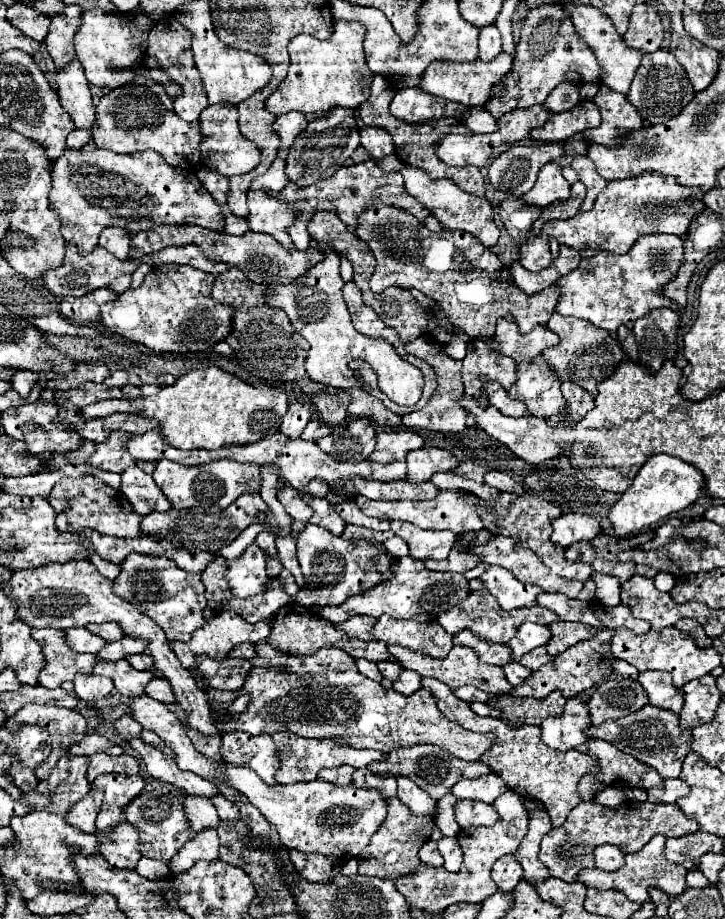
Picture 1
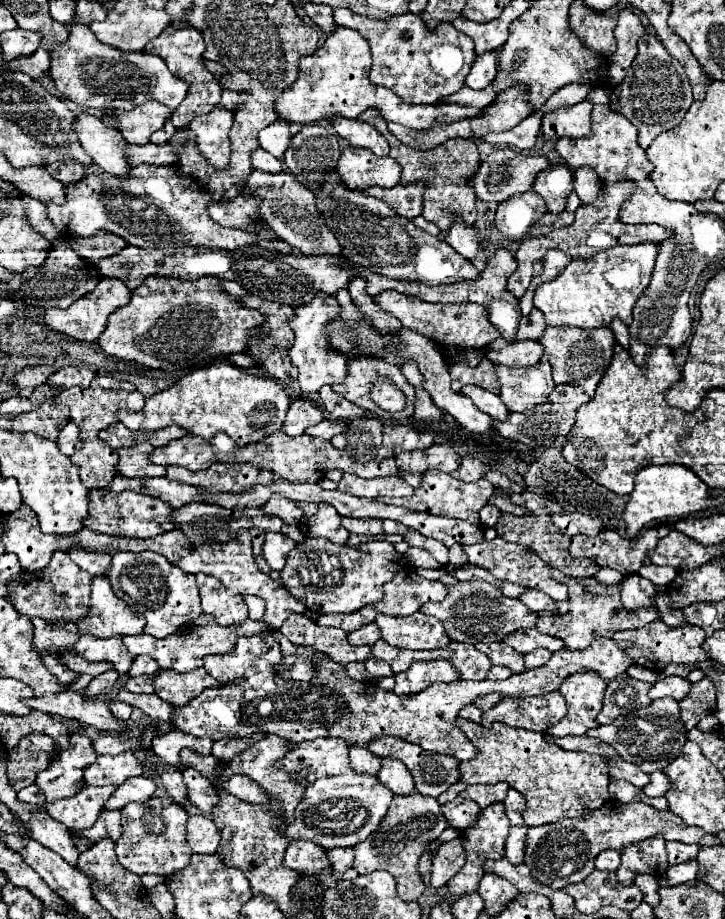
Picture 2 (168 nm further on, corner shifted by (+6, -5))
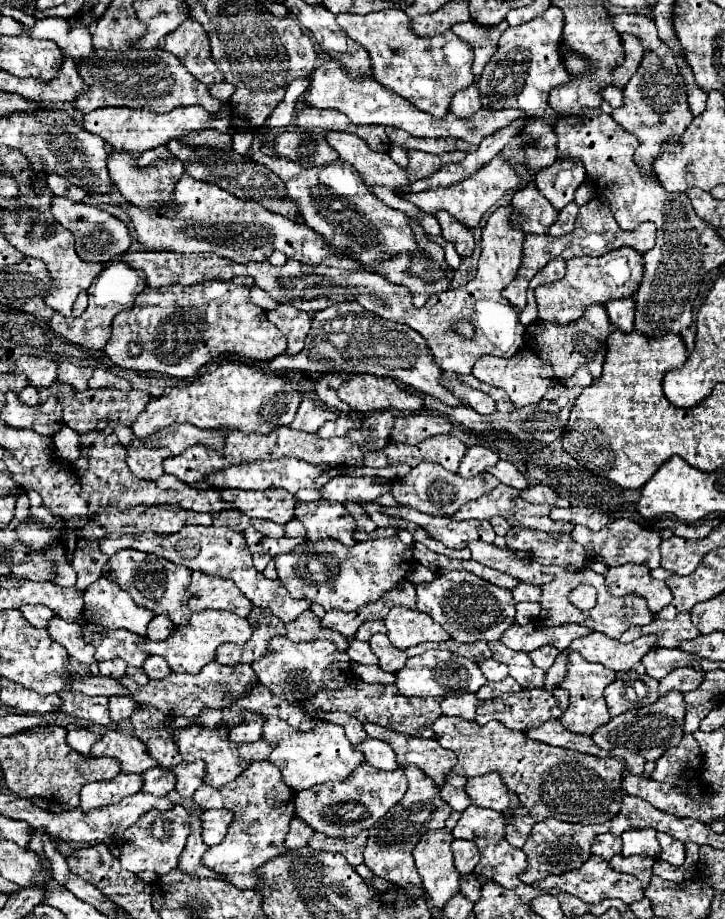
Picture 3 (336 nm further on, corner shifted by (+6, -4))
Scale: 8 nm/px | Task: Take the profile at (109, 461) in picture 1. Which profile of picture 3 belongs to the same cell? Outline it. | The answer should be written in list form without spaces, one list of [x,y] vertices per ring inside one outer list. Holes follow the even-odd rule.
[[[129,449],[127,463],[129,469],[139,477],[139,479],[159,479],[163,475],[163,461],[171,457],[169,449]]]

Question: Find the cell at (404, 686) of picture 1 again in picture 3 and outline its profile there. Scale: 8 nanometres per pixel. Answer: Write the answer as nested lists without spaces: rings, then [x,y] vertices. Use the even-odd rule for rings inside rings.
[[[425,651],[419,657],[409,657],[405,667],[395,673],[397,675],[397,689],[405,697],[451,697],[451,695],[465,695],[465,693],[477,693],[479,687],[487,683],[477,663],[473,663],[467,657],[455,655],[451,651]]]

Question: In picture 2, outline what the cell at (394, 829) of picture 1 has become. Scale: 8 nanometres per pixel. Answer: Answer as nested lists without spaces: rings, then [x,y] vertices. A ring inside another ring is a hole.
[[[413,792],[411,796],[395,796],[385,820],[381,822],[381,828],[373,832],[365,842],[355,846],[355,862],[353,868],[359,874],[371,874],[375,870],[387,870],[395,882],[397,882],[397,894],[401,900],[417,900],[425,884],[421,876],[417,874],[417,860],[425,846],[439,838],[439,834],[447,828],[447,820],[439,810],[439,802],[429,796],[421,796],[419,792]],[[387,844],[391,844],[387,848]]]

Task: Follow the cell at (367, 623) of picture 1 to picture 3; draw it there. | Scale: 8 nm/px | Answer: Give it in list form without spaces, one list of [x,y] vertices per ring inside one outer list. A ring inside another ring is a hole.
[[[365,621],[365,623],[359,627],[355,639],[369,641],[375,633],[385,633],[385,623],[383,623],[383,621]]]

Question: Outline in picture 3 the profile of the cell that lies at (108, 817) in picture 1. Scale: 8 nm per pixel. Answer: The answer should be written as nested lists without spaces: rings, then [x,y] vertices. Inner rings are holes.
[[[153,767],[153,769],[149,769],[149,771],[143,773],[143,779],[145,779],[143,793],[165,797],[169,791],[175,789],[175,775],[169,769]]]

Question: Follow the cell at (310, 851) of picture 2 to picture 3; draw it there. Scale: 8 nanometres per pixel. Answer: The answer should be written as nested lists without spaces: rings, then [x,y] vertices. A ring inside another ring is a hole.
[[[295,813],[293,819],[291,819],[291,823],[289,823],[289,833],[287,833],[287,837],[285,837],[285,847],[297,849],[297,847],[307,845],[311,833],[313,833],[313,829],[311,829],[307,823],[303,823],[301,817]]]

